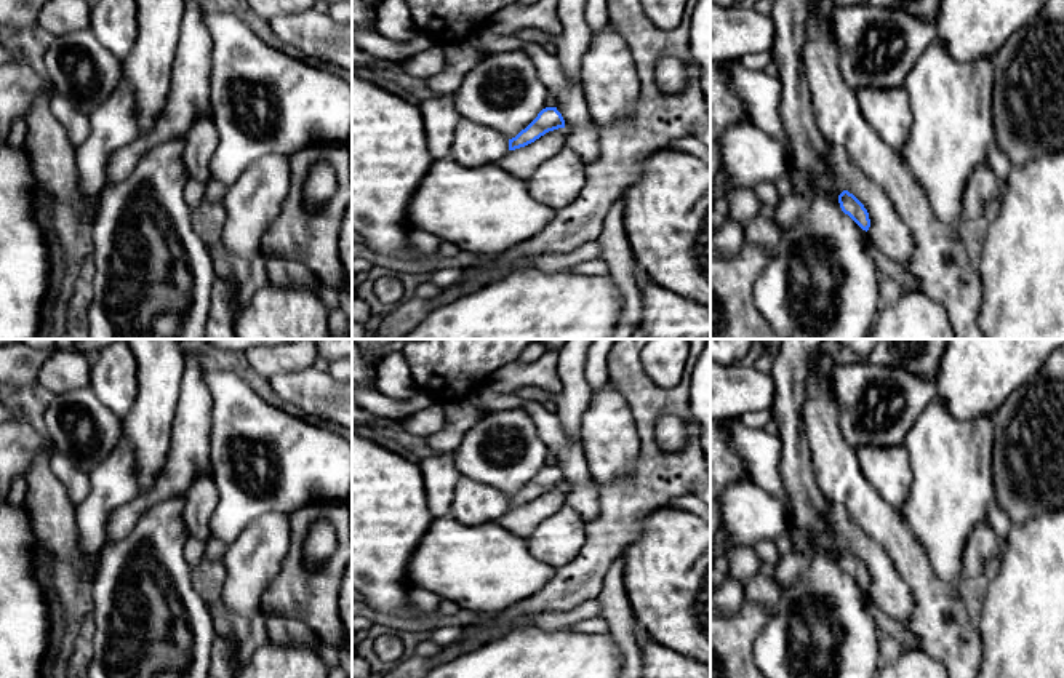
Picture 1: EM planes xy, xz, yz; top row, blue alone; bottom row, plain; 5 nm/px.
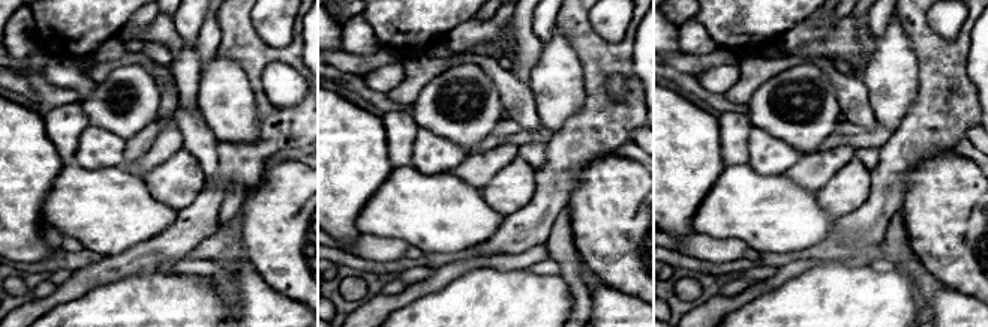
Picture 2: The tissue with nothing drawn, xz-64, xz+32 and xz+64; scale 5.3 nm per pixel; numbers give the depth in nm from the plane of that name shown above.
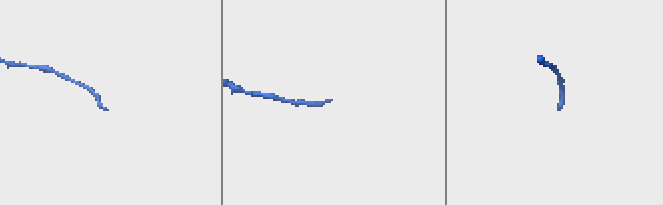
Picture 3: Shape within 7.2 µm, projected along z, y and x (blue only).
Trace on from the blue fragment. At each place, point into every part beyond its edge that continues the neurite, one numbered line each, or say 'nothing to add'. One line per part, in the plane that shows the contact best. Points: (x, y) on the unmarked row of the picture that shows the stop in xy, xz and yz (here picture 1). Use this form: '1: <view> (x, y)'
nothing to add

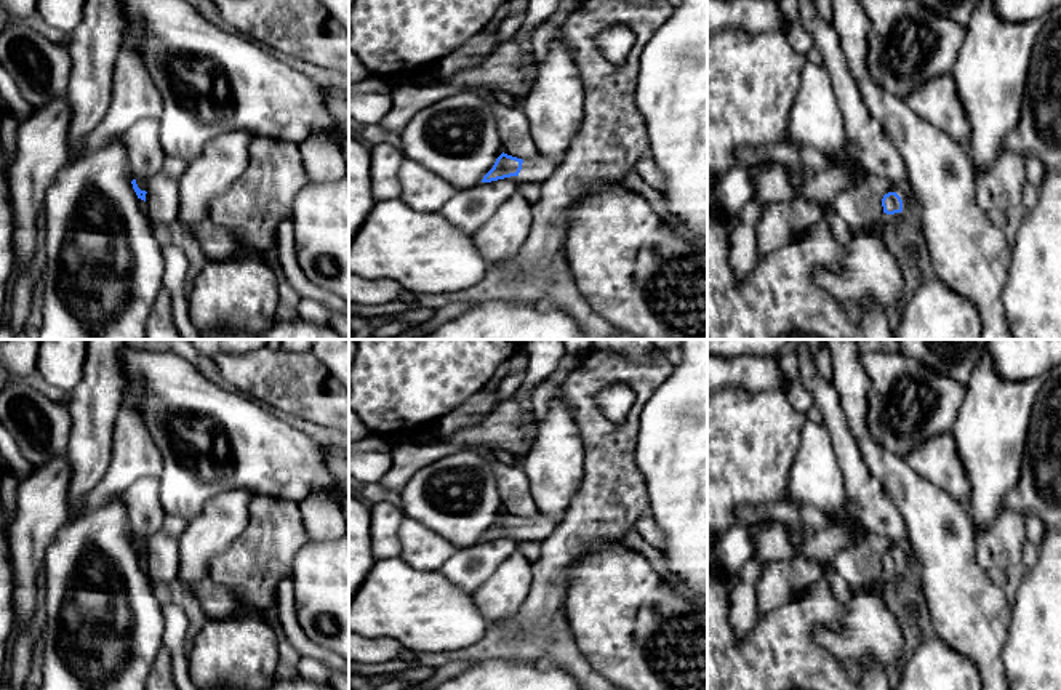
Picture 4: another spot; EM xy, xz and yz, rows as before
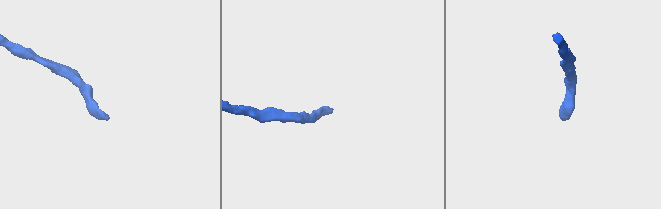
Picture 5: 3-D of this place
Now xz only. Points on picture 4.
1: xz (535, 529)

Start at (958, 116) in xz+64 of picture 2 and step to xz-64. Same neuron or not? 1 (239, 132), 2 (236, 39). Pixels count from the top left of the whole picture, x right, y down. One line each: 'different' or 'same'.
1: different
2: same

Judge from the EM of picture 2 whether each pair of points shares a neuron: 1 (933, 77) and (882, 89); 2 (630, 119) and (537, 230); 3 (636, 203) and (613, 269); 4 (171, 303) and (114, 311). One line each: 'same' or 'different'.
1: different
2: same
3: same
4: same

